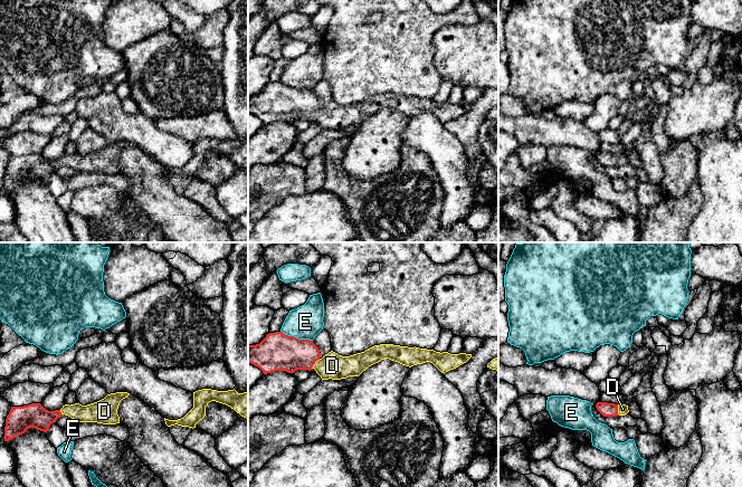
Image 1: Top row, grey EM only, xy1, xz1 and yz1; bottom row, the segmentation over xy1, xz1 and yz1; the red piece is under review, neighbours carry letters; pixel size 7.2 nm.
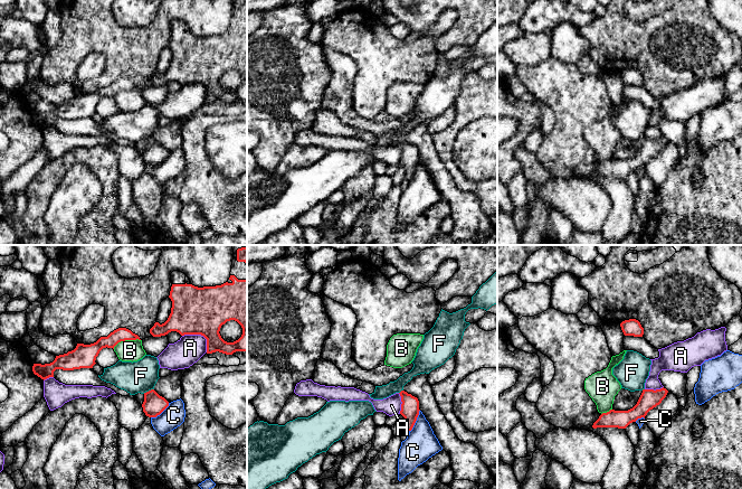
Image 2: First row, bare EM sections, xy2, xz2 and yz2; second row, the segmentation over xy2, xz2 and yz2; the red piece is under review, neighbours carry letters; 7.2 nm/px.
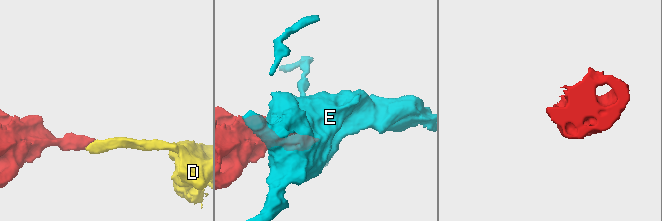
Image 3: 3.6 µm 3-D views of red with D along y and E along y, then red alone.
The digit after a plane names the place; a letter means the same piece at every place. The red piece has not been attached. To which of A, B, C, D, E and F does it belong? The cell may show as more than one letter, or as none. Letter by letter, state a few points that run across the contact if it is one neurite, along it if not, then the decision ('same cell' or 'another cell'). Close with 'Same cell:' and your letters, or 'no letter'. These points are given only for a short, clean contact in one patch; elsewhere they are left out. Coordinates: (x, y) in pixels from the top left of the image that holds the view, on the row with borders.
A: another cell
B: another cell
C: another cell
D: xz1 (282, 352), (304, 354), (314, 363), (332, 365) | same cell
E: xz1 (281, 331), (298, 339), (312, 341) | another cell
F: xy2 (153, 388), (143, 393) | another cell
Same cell: D

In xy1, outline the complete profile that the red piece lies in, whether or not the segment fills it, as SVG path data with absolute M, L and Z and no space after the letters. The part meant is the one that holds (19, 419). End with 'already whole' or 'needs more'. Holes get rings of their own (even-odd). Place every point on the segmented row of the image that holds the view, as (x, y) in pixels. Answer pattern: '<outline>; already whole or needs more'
M127 392L107 394L104 399L82 405L79 403L65 404L60 410L48 411L40 403L31 403L23 407L11 407L6 419L4 441L9 441L29 428L47 432L50 424L61 416L68 416L75 422L97 422L103 424L120 423L117 409L121 401L127 398Z; needs more

